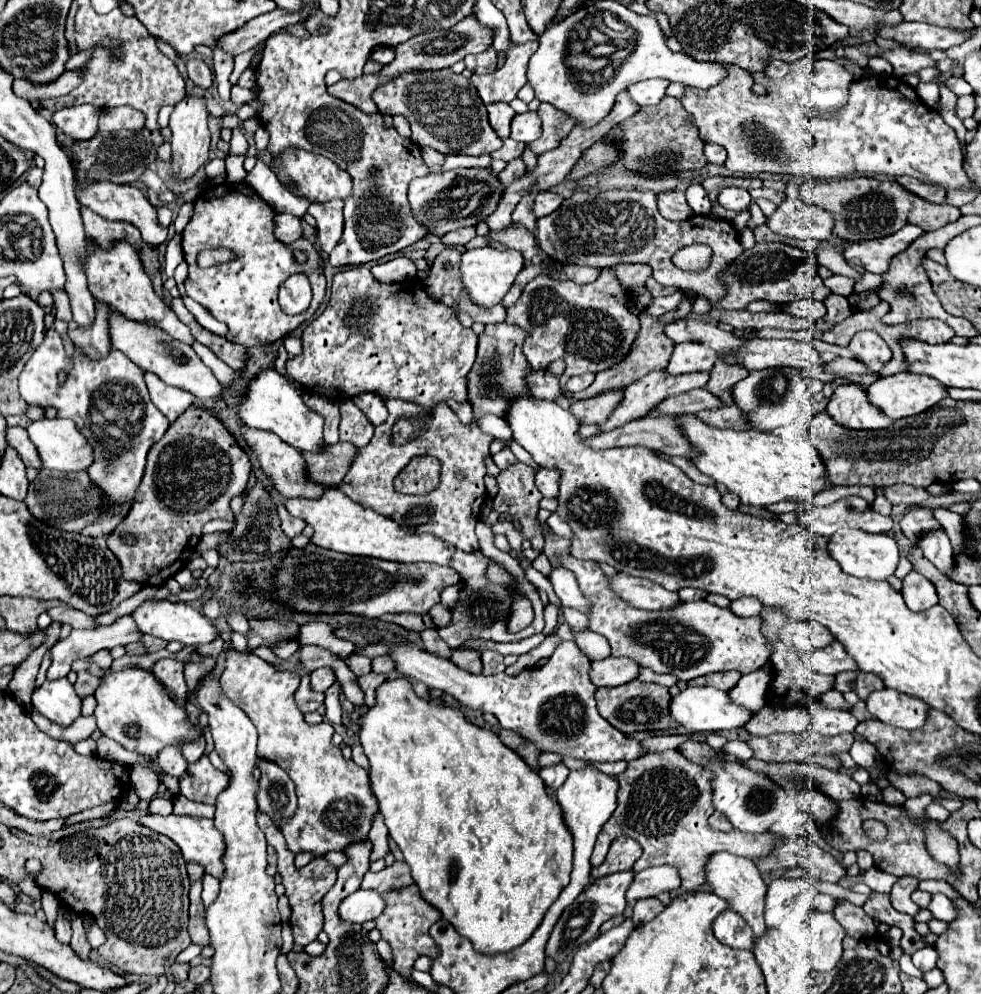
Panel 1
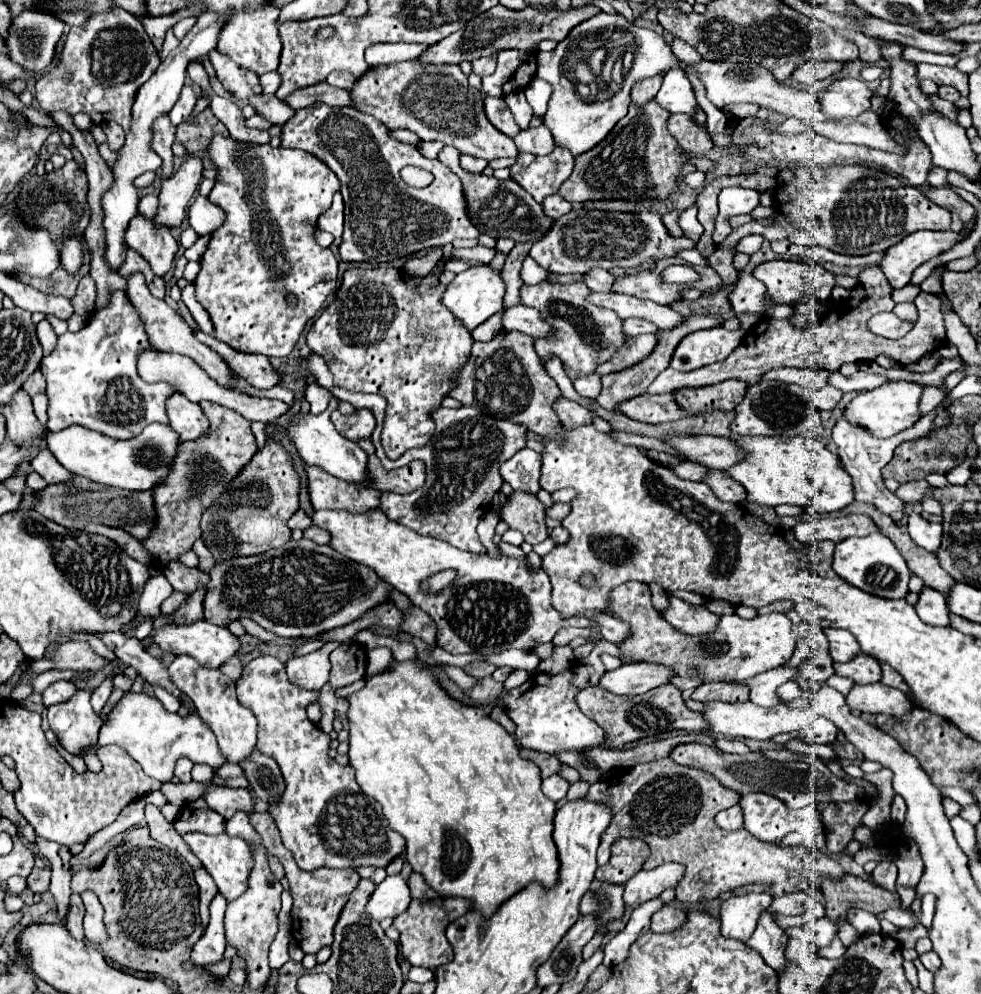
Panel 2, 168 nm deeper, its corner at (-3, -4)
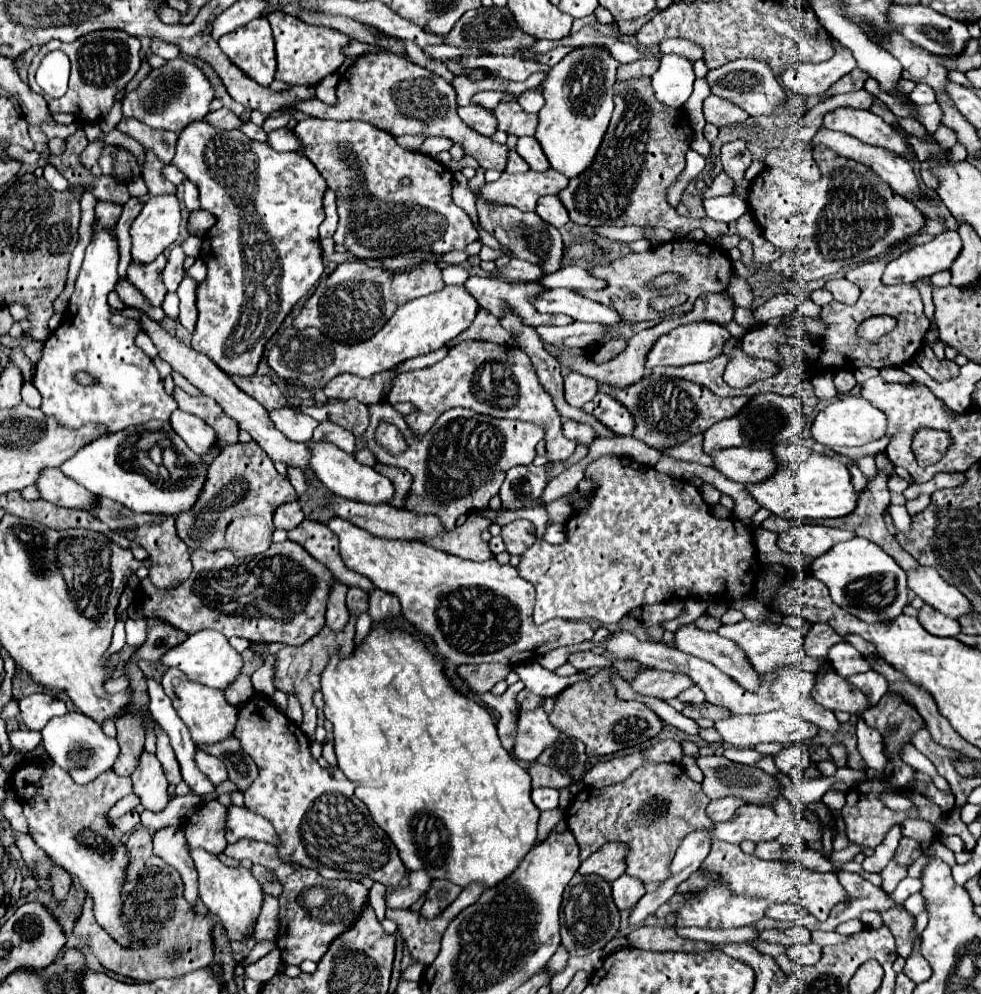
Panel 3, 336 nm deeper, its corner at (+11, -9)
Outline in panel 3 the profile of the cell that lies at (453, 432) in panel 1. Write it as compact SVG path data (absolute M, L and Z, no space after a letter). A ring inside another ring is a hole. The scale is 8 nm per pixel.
M390 403L368 405L368 409L370 427L366 431L366 441L376 461L386 465L406 465L414 477L406 509L416 513L436 513L446 529L452 529L460 515L488 507L492 495L498 495L506 471L514 465L528 465L534 461L536 445L546 431L542 425L516 419L494 419L488 415L478 415L470 409L456 407L446 411L426 433L426 437L418 441L408 429L404 415L400 415ZM382 421L398 427L406 437L408 449L404 453L392 455L376 443L376 429Z

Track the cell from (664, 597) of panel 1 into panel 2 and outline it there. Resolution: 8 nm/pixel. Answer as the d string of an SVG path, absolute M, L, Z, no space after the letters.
M668 594L668 608L662 610L660 614L676 630L692 634L692 636L700 634L700 632L710 632L718 620L718 616L712 614L706 606L688 604L672 594Z

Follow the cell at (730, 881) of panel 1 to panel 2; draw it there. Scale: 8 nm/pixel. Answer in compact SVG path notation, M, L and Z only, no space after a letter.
M764 910L758 918L758 926L756 932L752 934L752 938L746 942L750 948L754 948L764 962L774 968L774 970L782 970L786 964L784 958L784 948L786 948L788 936L786 932L776 924L774 920L774 912Z

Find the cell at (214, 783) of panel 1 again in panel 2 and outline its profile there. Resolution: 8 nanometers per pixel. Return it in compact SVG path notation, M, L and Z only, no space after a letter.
M208 782L202 800L216 810L218 814L222 814L226 820L238 812L238 810L246 810L248 814L252 812L252 796L246 788L228 788L228 786L220 786L216 782Z

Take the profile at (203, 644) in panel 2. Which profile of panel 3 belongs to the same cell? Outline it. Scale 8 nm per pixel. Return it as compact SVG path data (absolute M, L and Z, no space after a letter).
M200 631L200 633L190 635L176 649L170 649L162 657L162 663L166 667L176 667L176 669L184 671L192 681L198 681L202 685L208 685L208 687L214 687L220 691L224 691L228 685L232 685L236 681L236 677L240 675L240 669L242 669L240 653L236 653L230 647L228 639L218 631Z

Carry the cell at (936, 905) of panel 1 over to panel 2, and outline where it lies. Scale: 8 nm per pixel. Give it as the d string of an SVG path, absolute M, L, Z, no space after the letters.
M926 894L922 898L922 916L920 916L920 924L930 928L932 926L932 920L934 920L934 914L936 914L936 896L934 894Z

